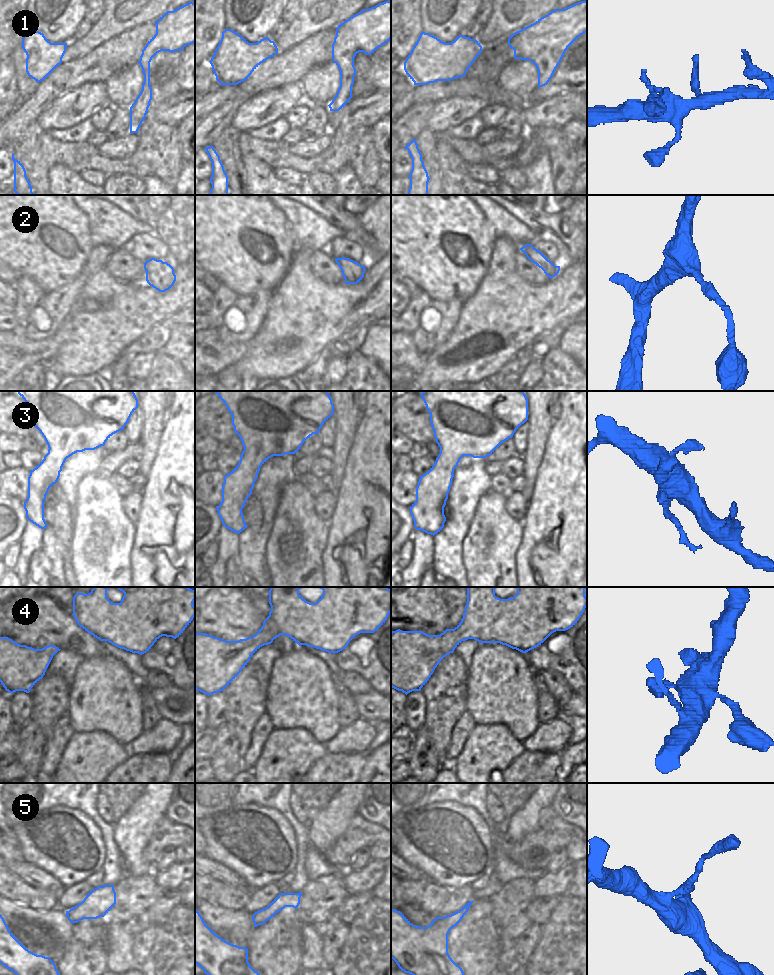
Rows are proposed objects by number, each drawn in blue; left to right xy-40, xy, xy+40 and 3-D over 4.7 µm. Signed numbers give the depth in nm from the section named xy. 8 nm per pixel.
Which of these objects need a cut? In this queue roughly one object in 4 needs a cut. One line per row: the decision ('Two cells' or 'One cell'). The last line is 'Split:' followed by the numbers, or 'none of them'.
1: One cell
2: One cell
3: Two cells
4: One cell
5: One cell
Split: 3

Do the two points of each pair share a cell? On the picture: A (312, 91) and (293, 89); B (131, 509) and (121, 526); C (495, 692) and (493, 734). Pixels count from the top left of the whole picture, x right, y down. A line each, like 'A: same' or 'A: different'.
A: different
B: different
C: different

